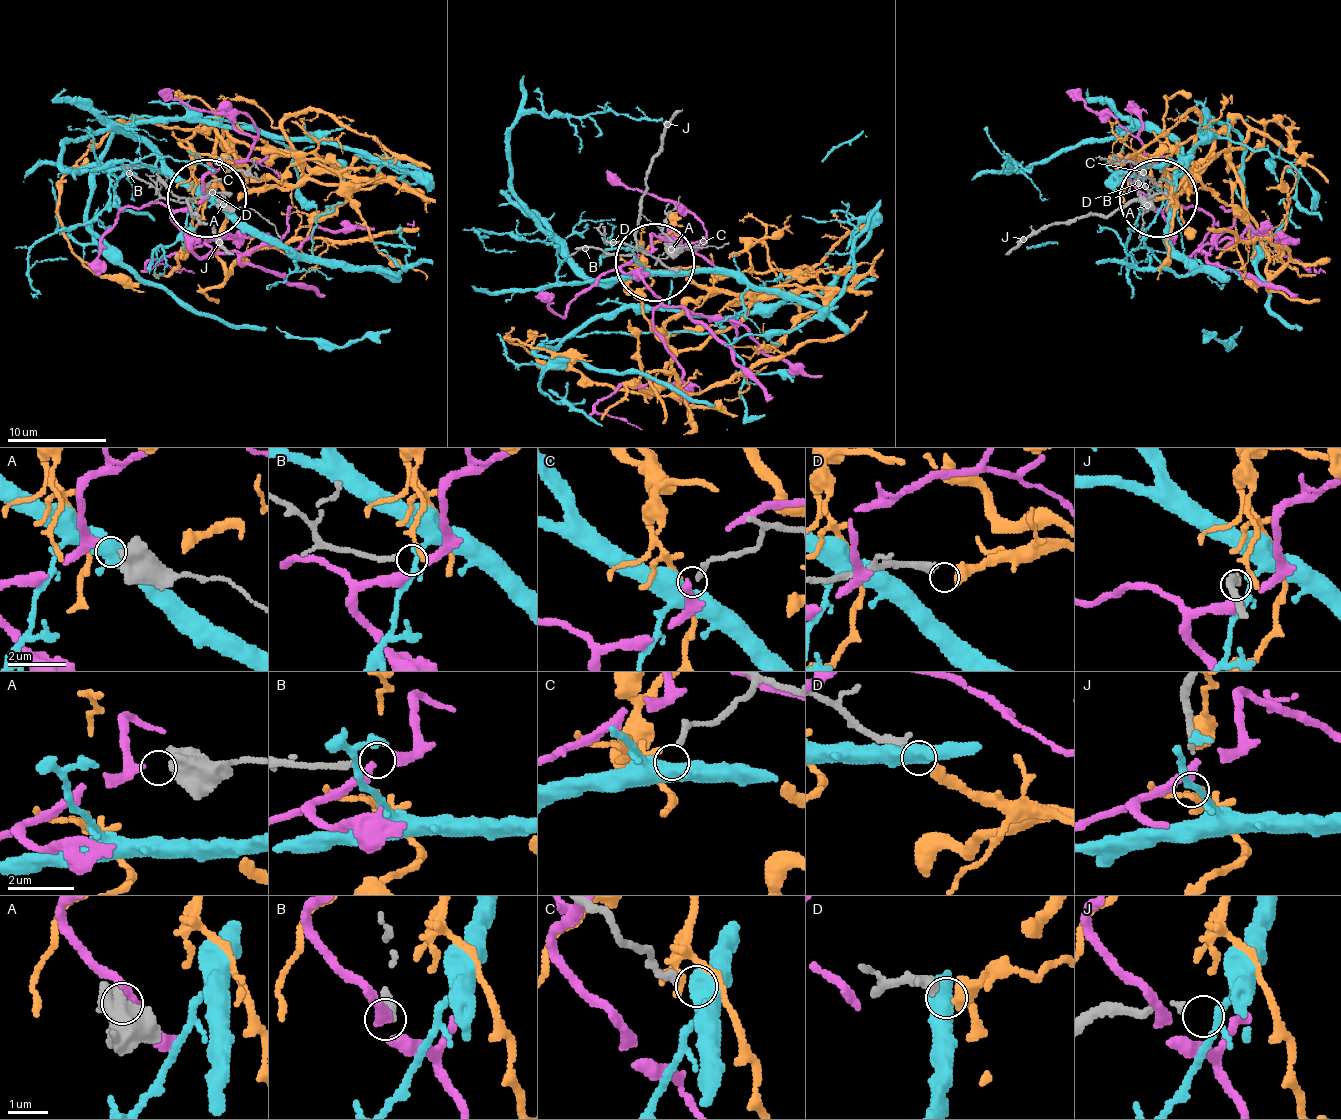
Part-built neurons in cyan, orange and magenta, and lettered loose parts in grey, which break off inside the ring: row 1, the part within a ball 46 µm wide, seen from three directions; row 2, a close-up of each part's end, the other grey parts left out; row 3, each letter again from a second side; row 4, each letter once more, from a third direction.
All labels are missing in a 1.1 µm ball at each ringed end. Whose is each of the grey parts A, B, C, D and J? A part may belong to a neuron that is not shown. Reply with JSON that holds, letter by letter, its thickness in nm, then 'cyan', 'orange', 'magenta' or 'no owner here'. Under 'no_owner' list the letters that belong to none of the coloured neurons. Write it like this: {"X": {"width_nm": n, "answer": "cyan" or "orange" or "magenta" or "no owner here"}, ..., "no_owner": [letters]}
{"A": {"width_nm": 800, "answer": "magenta"}, "B": {"width_nm": 180, "answer": "no owner here"}, "C": {"width_nm": 170, "answer": "cyan"}, "D": {"width_nm": 320, "answer": "orange"}, "J": {"width_nm": 120, "answer": "no owner here"}, "no_owner": ["B", "J"]}

